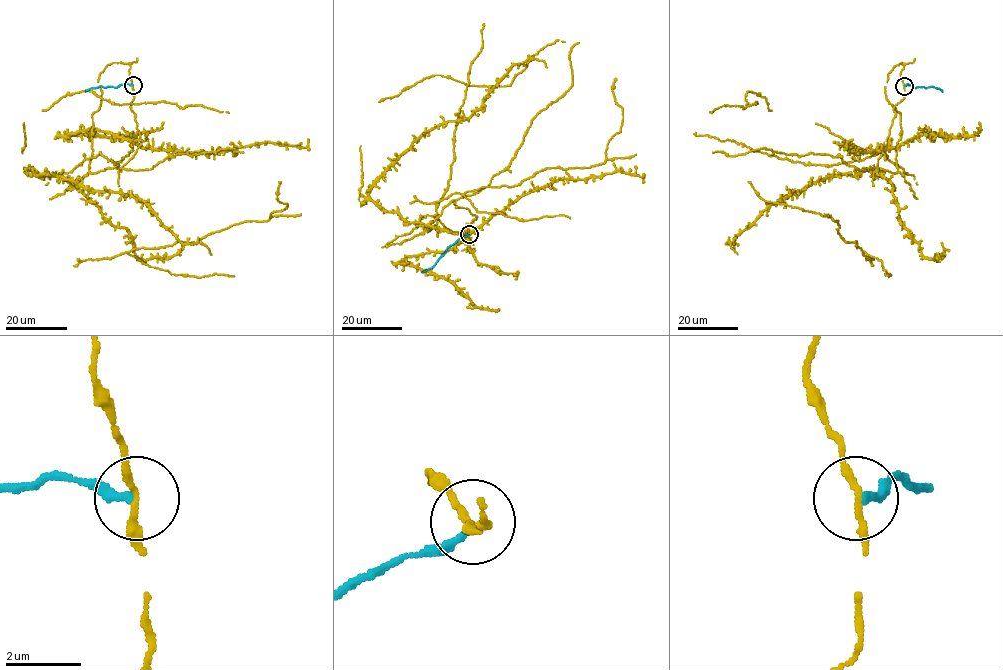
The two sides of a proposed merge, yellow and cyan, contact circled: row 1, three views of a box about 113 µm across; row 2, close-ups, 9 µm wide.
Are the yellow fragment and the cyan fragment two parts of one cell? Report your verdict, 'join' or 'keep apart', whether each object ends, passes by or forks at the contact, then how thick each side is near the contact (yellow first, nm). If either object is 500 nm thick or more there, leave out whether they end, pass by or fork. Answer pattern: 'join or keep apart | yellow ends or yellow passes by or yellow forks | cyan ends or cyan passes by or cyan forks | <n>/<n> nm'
keep apart | yellow passes by | cyan ends | 170/200 nm

